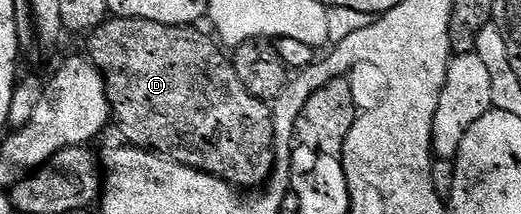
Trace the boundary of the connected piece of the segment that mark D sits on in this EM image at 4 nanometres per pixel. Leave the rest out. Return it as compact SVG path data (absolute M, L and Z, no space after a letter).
M117 16L107 17L105 22L101 22L95 30L90 31L88 37L85 39L86 42L86 50L85 53L88 55L91 62L94 63L95 68L102 73L102 79L106 82L106 95L110 100L110 113L116 119L116 126L118 122L118 130L123 134L125 141L129 143L131 146L137 146L139 150L153 150L156 154L163 154L165 158L170 158L174 162L179 162L180 164L184 164L188 168L192 168L193 170L199 170L200 172L204 172L205 174L211 174L212 176L216 176L217 178L222 178L225 182L230 183L231 186L237 186L239 188L262 188L267 185L271 181L272 175L275 173L276 167L274 167L274 157L276 157L276 151L274 149L274 116L269 106L263 99L254 98L246 89L244 88L244 84L240 84L240 76L236 76L236 72L234 71L233 61L229 57L226 58L222 55L223 47L219 45L217 41L209 33L205 34L204 31L198 30L202 28L195 28L194 26L165 26L164 24L160 24L159 22L153 22L152 20L144 20L143 18L120 18Z

